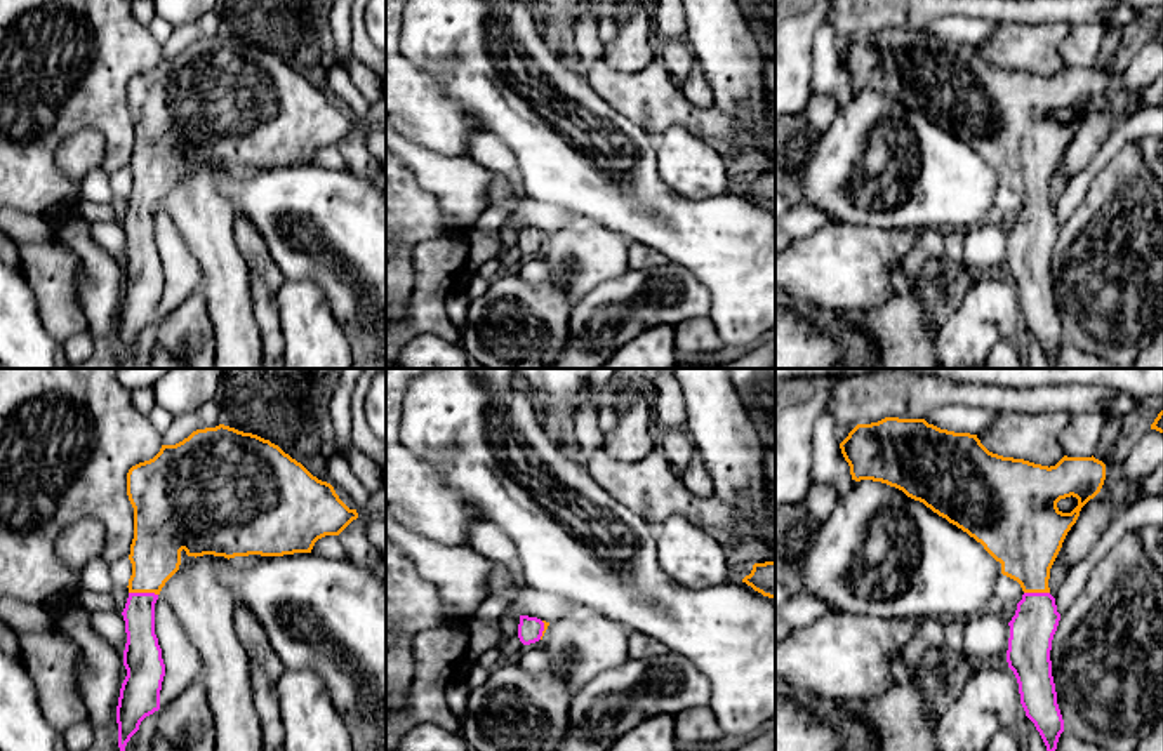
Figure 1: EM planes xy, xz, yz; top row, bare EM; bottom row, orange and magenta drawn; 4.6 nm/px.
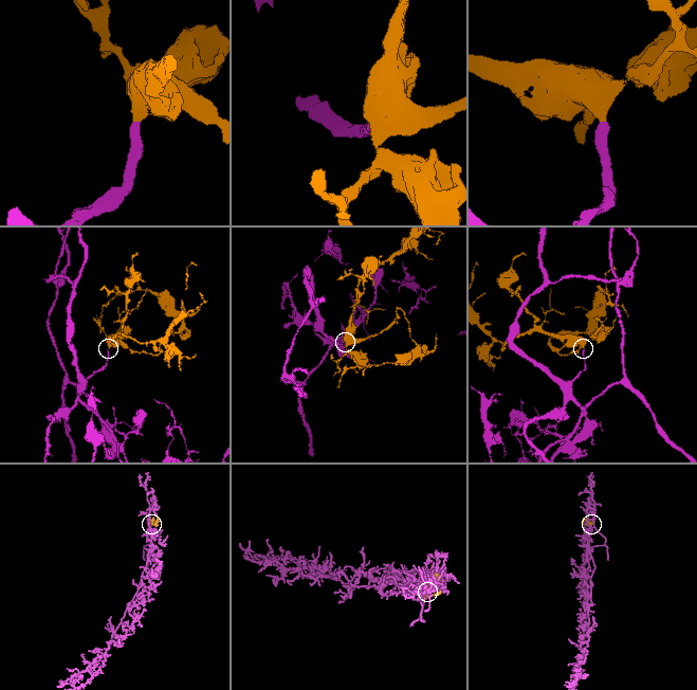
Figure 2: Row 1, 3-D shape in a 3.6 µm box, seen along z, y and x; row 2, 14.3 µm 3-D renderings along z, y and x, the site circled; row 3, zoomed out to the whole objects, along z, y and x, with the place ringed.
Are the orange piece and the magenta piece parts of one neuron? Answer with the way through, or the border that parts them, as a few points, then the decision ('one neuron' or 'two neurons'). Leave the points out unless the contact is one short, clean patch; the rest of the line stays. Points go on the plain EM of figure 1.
one neuron

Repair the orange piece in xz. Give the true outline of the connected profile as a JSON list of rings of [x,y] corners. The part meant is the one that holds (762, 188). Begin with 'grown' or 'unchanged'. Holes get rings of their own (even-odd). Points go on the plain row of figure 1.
unchanged; [[[775,170],[754,174],[751,184],[746,186],[742,193],[763,207],[775,209]]]

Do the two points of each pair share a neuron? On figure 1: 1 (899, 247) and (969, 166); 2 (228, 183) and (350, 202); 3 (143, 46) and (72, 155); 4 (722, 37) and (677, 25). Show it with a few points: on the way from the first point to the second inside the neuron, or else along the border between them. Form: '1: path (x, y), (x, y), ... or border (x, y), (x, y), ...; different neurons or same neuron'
1: border (873, 226), (911, 228), (918, 232); different neurons
2: path (258, 197), (279, 202), (320, 202); same neuron
3: border (106, 139), (93, 129), (79, 129), (54, 152); different neurons
4: border (687, 18), (682, 39); different neurons

